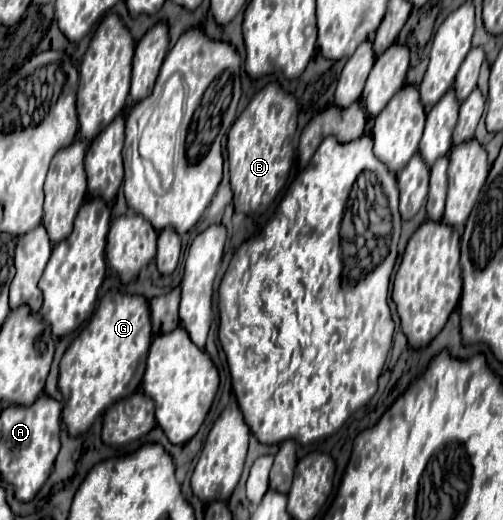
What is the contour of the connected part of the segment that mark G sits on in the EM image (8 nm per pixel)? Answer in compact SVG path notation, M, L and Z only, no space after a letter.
M118 291L104 295L96 313L60 361L58 385L64 397L62 419L72 437L86 433L110 405L136 393L146 369L150 343L152 323L148 301L140 295L130 297Z

